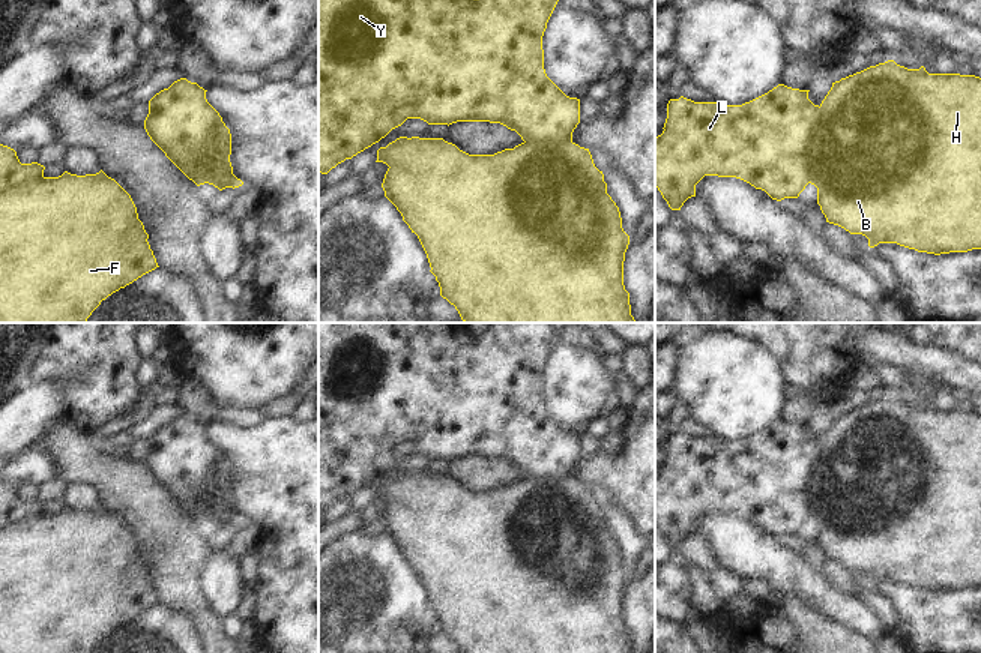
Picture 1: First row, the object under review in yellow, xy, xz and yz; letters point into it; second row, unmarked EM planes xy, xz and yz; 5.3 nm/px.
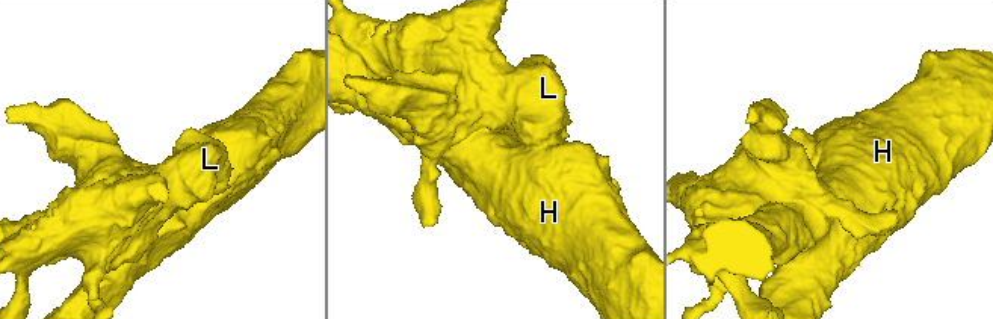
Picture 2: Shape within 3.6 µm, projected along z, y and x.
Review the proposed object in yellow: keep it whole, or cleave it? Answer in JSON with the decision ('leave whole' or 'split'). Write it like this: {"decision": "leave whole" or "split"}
{"decision": "split"}

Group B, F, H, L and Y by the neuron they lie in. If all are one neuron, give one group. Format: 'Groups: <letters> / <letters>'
Groups: B F H / L Y.

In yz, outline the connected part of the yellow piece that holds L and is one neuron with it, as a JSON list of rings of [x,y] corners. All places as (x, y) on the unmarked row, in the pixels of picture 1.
[[[778,420],[742,441],[670,435],[664,467],[655,474],[655,522],[669,543],[681,546],[705,512],[741,515],[777,537],[798,534],[810,519],[808,483],[820,453],[808,428]]]

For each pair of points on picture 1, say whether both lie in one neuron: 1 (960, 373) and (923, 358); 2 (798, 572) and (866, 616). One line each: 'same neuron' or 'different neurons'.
1: same neuron
2: same neuron

